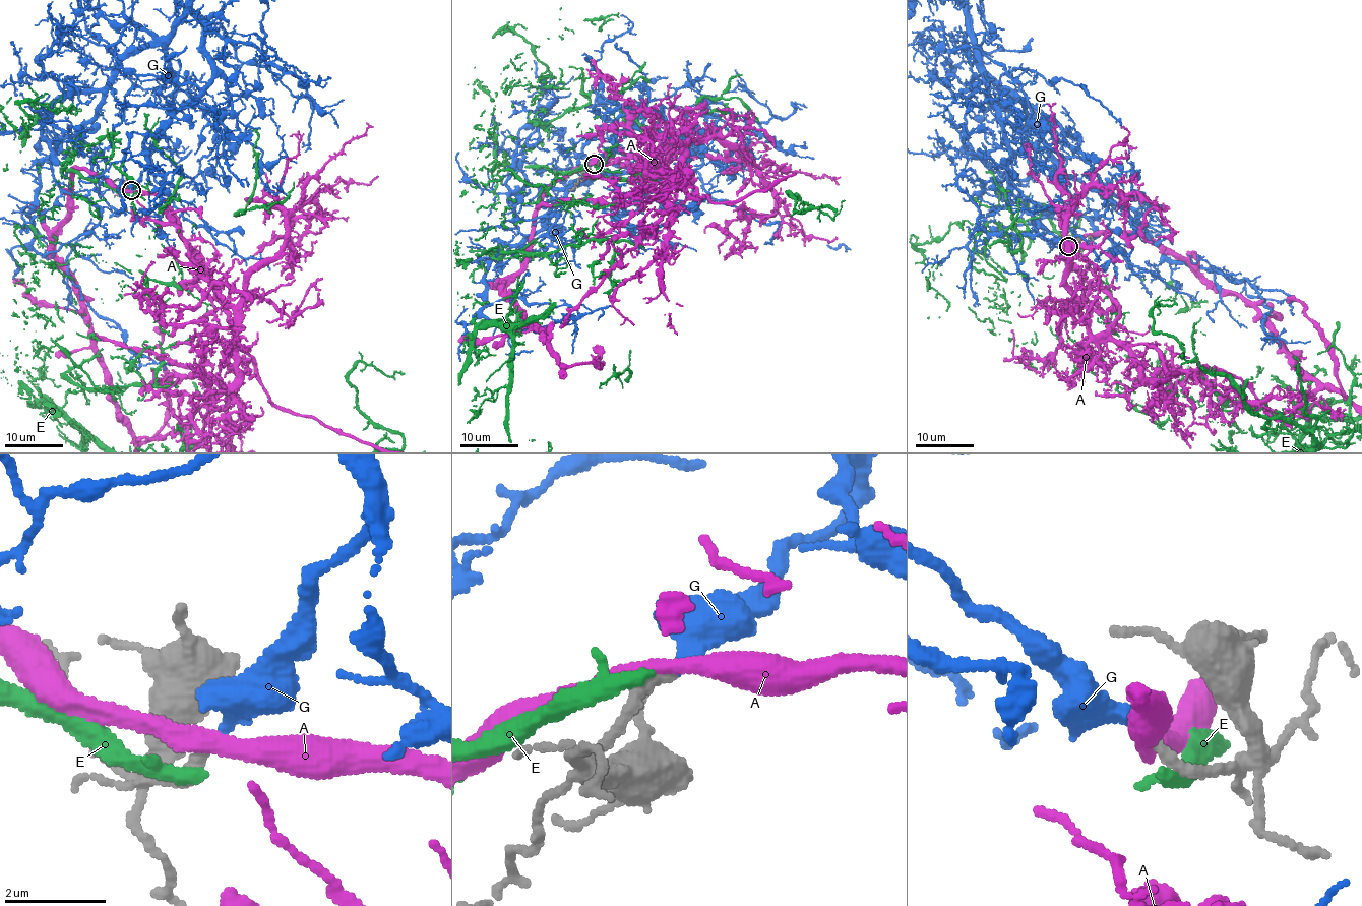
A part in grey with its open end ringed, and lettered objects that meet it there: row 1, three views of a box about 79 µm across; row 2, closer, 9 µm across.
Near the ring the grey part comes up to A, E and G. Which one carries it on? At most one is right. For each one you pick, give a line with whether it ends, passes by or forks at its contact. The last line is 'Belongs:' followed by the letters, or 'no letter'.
G: It ends there
Belongs: G

